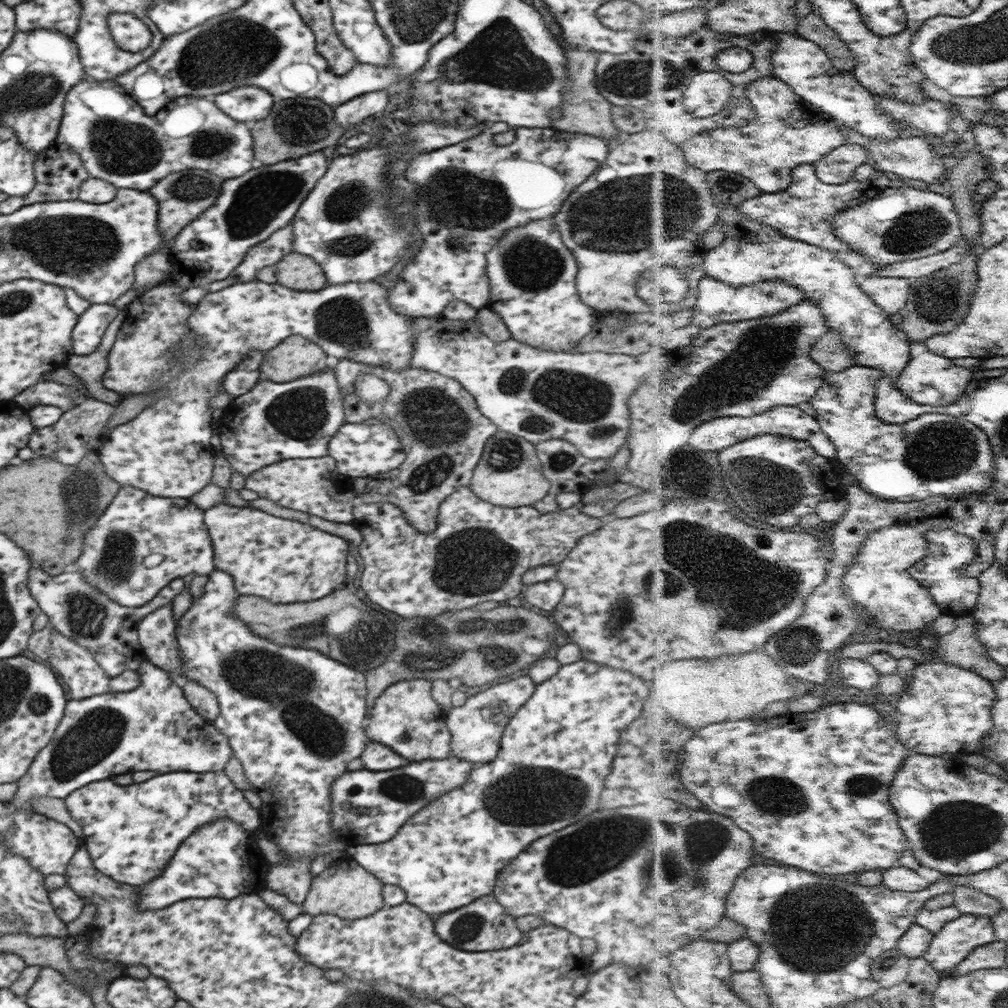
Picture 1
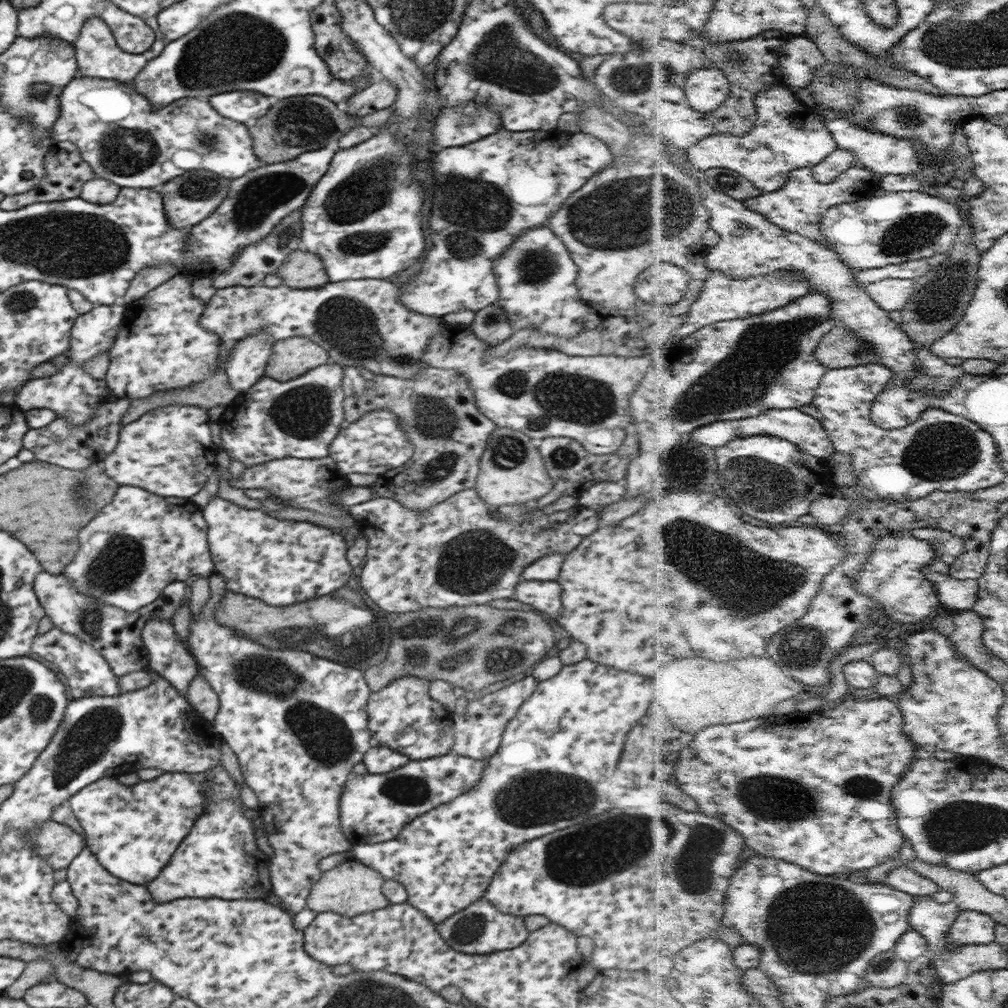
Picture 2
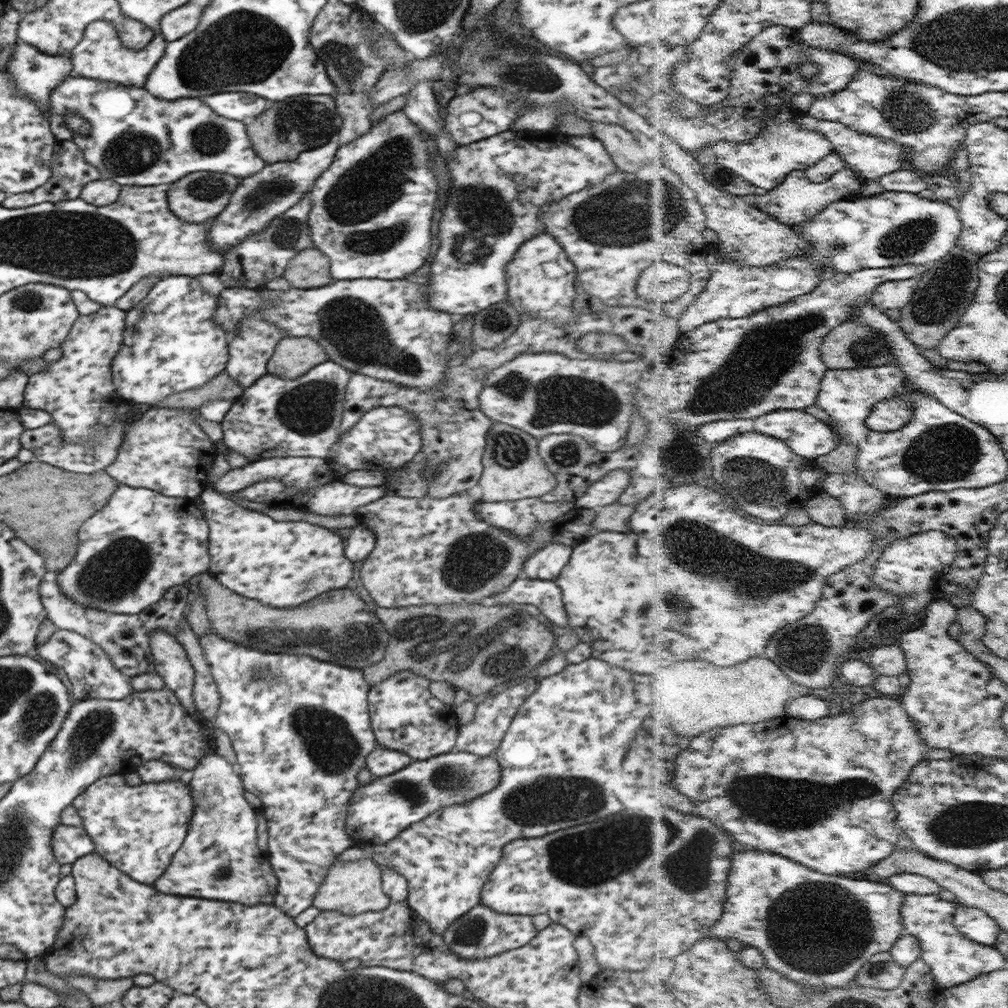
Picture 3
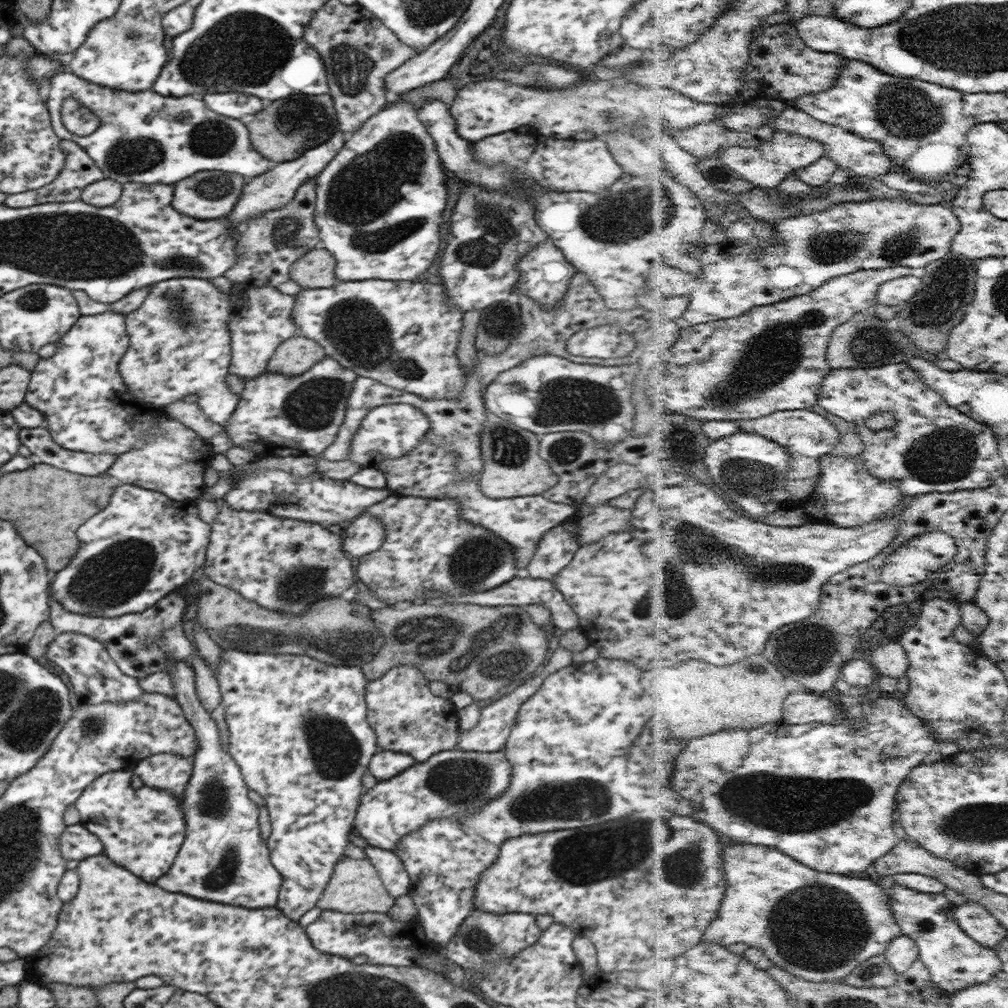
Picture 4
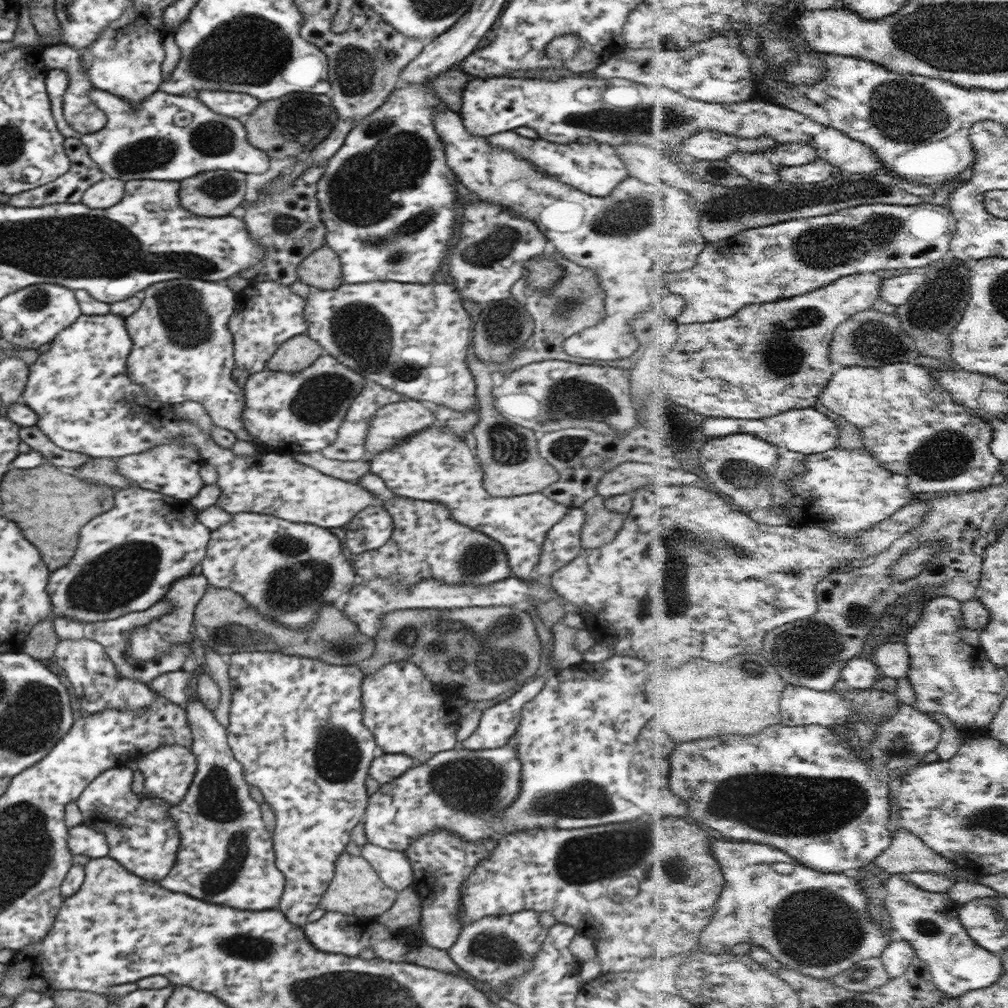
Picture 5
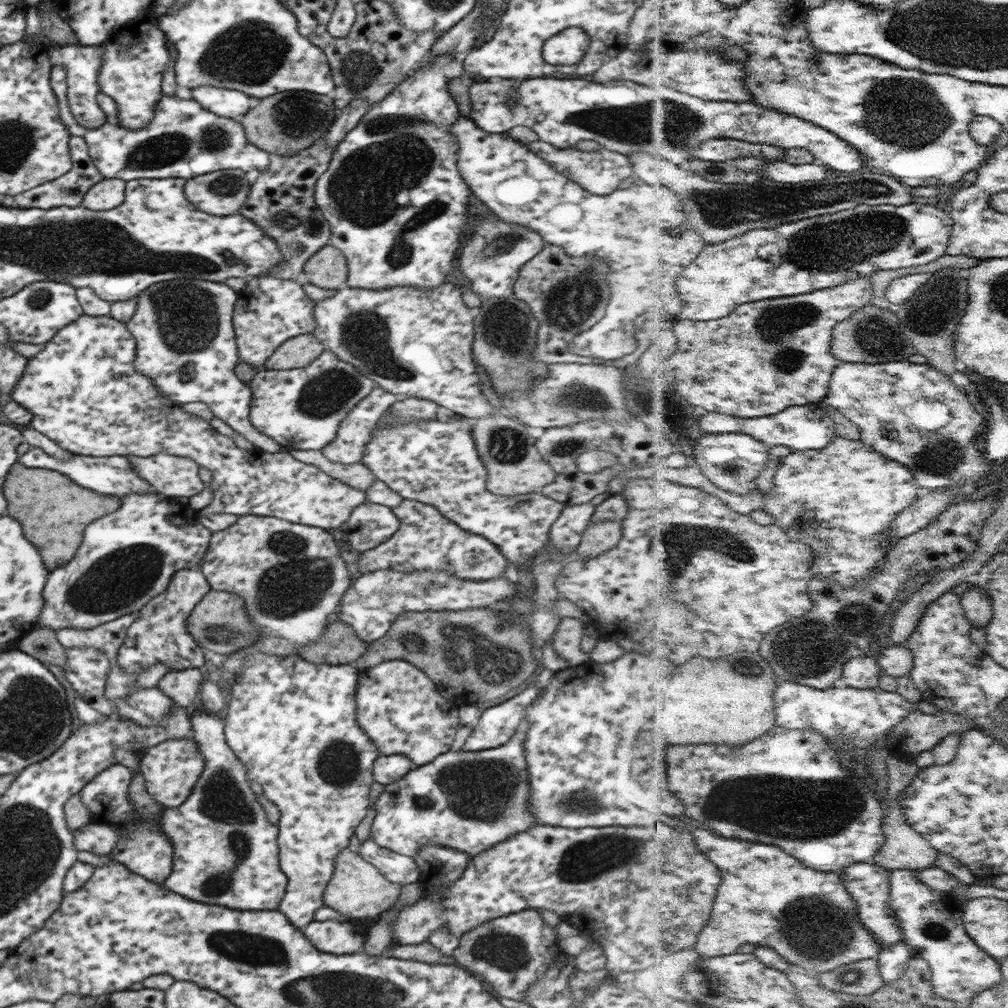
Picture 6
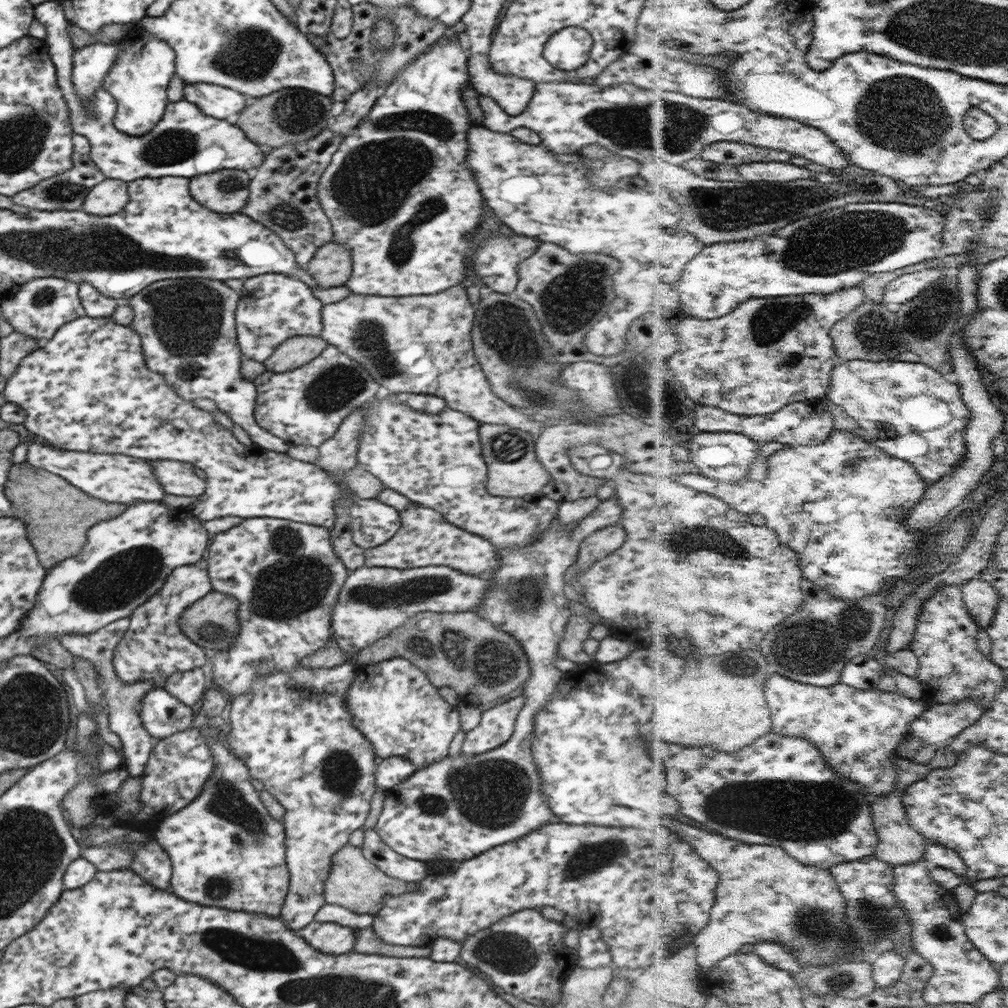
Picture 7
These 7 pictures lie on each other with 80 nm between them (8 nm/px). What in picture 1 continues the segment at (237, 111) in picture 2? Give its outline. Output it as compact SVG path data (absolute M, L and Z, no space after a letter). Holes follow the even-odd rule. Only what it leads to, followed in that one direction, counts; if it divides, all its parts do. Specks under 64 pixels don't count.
M256 86L232 88L214 96L213 102L223 114L248 124L265 118L273 104L271 93Z

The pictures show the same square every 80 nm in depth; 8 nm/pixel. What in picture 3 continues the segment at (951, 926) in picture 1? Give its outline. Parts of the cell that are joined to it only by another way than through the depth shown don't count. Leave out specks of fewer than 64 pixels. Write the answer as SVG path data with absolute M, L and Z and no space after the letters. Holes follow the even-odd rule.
M958 905L954 923L967 938L985 945L995 946L999 933L1003 930L988 912L963 905Z

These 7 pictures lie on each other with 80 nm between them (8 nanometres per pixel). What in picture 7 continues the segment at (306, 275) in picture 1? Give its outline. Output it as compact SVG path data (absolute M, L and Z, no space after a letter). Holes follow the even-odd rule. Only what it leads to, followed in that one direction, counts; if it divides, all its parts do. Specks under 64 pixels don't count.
M329 242L320 246L305 268L319 287L343 285L351 272L351 255L346 248Z

